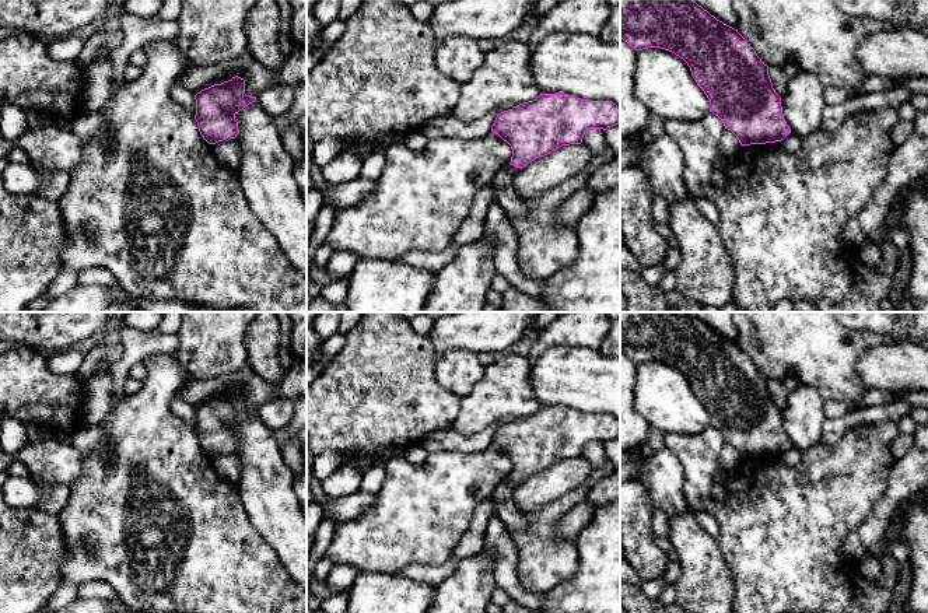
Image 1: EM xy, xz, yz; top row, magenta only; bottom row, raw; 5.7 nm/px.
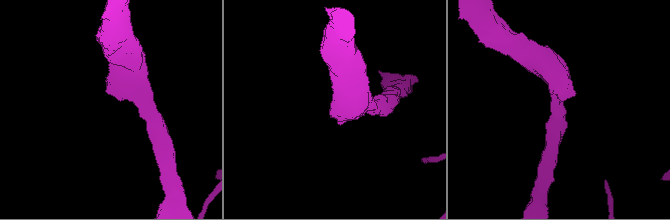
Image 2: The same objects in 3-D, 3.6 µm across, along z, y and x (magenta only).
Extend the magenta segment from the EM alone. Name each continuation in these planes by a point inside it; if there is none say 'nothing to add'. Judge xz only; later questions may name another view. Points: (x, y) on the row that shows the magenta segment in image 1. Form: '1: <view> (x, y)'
1: xz (505, 195)

